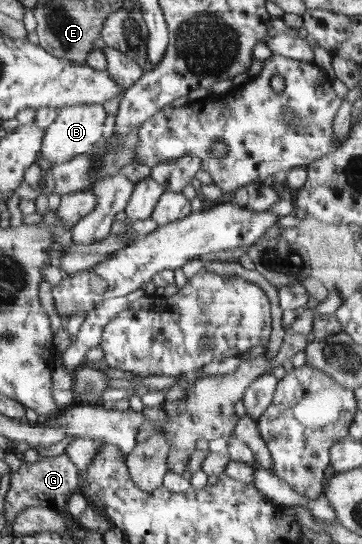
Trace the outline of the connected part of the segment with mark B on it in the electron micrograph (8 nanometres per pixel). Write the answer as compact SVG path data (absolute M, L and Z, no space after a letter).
M102 104L94 105L70 105L59 108L59 117L50 127L45 129L41 155L50 163L61 164L78 155L89 153L96 143L104 137L104 121L106 121L106 109Z

